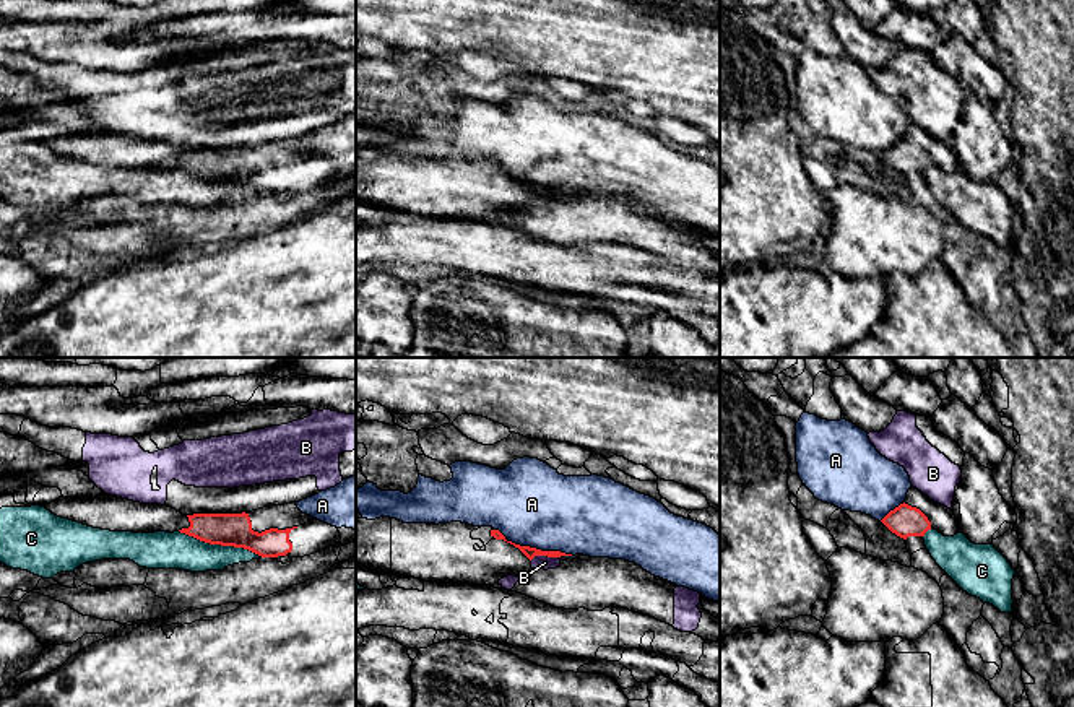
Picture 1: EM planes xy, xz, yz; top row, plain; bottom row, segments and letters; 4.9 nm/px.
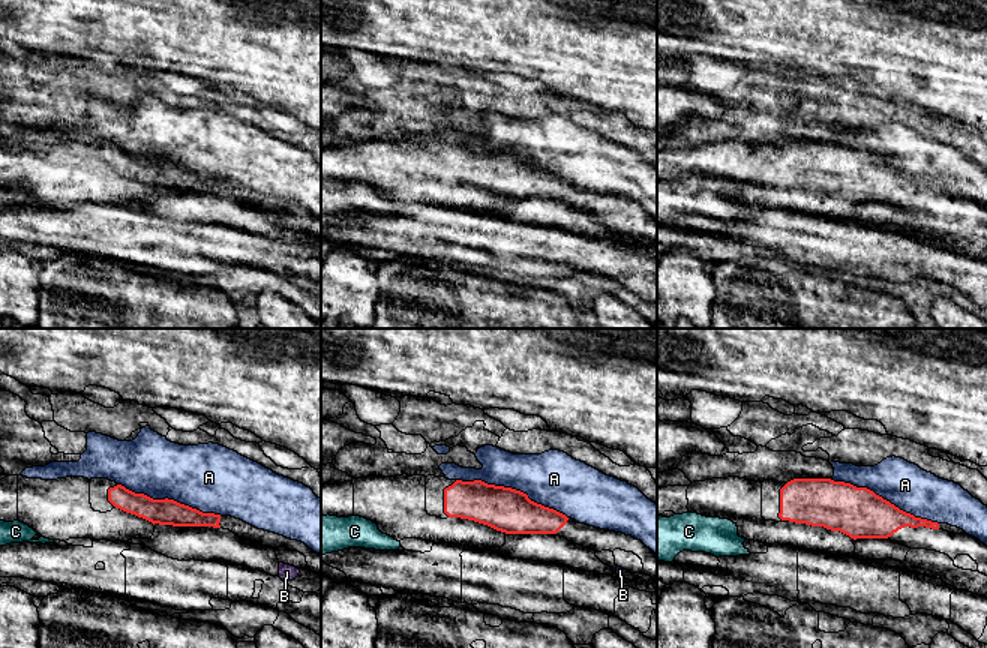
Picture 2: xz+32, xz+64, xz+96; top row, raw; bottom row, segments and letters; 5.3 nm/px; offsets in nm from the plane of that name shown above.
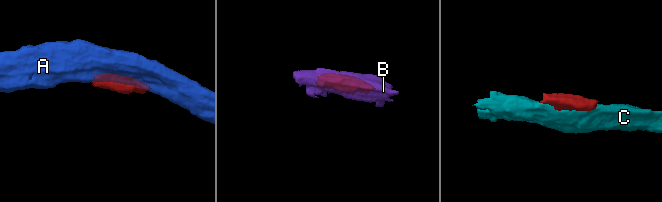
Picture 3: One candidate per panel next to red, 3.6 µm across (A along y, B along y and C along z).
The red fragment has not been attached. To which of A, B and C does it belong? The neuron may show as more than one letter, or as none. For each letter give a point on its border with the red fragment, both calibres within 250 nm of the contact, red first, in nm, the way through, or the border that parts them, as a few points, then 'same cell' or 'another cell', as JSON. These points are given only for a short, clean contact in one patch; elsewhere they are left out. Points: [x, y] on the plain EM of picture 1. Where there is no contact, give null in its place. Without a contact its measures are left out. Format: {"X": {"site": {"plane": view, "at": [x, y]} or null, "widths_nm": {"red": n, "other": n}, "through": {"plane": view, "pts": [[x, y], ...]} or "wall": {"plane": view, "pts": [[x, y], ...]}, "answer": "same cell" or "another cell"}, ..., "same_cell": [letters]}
{"A": {"site": {"plane": "xz", "at": [540, 186]}, "widths_nm": {"red": 60, "other": 400}, "answer": "another cell"}, "B": {"site": {"plane": "xz", "at": [543, 190]}, "widths_nm": {"red": 60, "other": 70}, "wall": {"plane": "xz", "pts": [[558, 192], [533, 192], [530, 195]]}, "answer": "another cell"}, "C": {"site": {"plane": "xy", "at": [221, 181]}, "widths_nm": {"red": 160, "other": 180}, "answer": "another cell"}, "same_cell": []}

